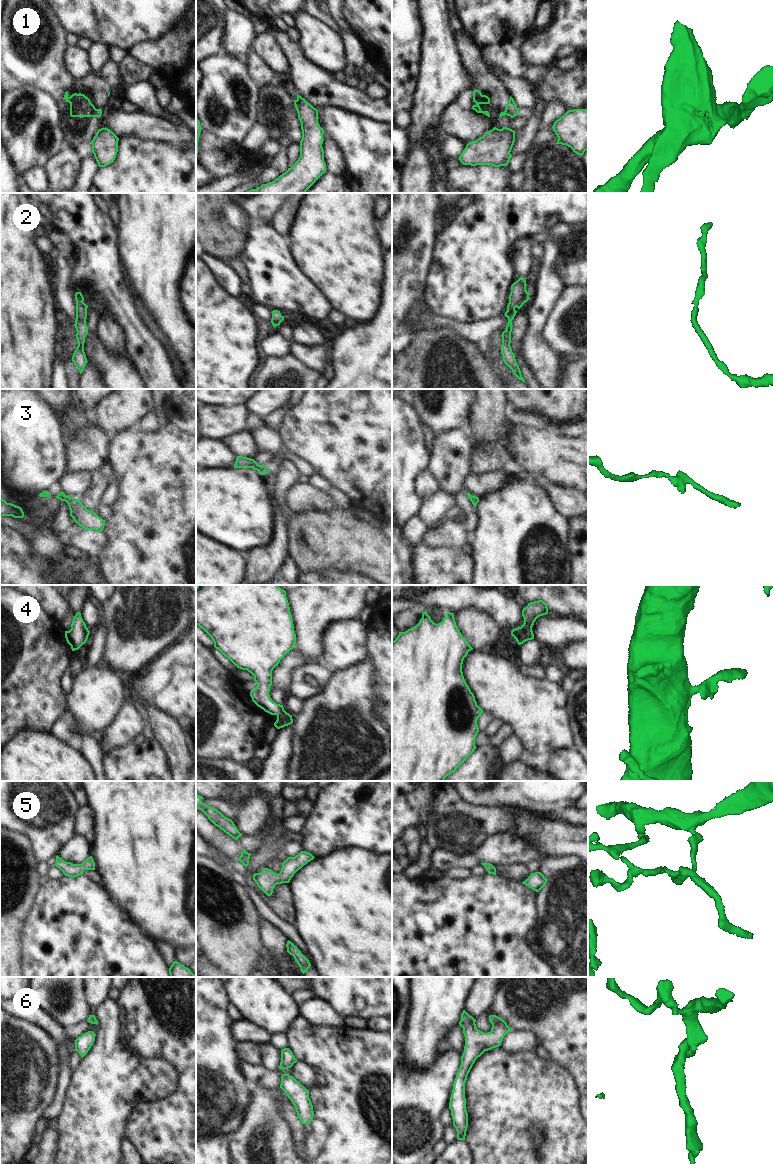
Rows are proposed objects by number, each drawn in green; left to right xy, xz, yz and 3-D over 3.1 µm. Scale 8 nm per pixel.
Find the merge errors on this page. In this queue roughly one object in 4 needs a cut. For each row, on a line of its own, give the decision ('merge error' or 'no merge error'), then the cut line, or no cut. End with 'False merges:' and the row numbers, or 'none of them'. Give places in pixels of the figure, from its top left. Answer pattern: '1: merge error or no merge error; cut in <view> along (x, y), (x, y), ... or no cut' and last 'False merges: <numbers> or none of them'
1: merge error; cut in xz along (295, 100), (297, 109)
2: no merge error; no cut
3: no merge error; no cut
4: no merge error; no cut
5: no merge error; no cut
6: no merge error; no cut
False merges: 1

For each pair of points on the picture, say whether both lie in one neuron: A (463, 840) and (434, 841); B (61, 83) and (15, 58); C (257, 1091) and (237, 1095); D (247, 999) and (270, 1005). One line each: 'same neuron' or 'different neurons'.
A: same neuron
B: same neuron
C: different neurons
D: same neuron

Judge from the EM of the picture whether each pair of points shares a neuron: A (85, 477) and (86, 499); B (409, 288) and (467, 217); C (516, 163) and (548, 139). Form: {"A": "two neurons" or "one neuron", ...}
{"A": "two neurons", "B": "two neurons", "C": "one neuron"}

